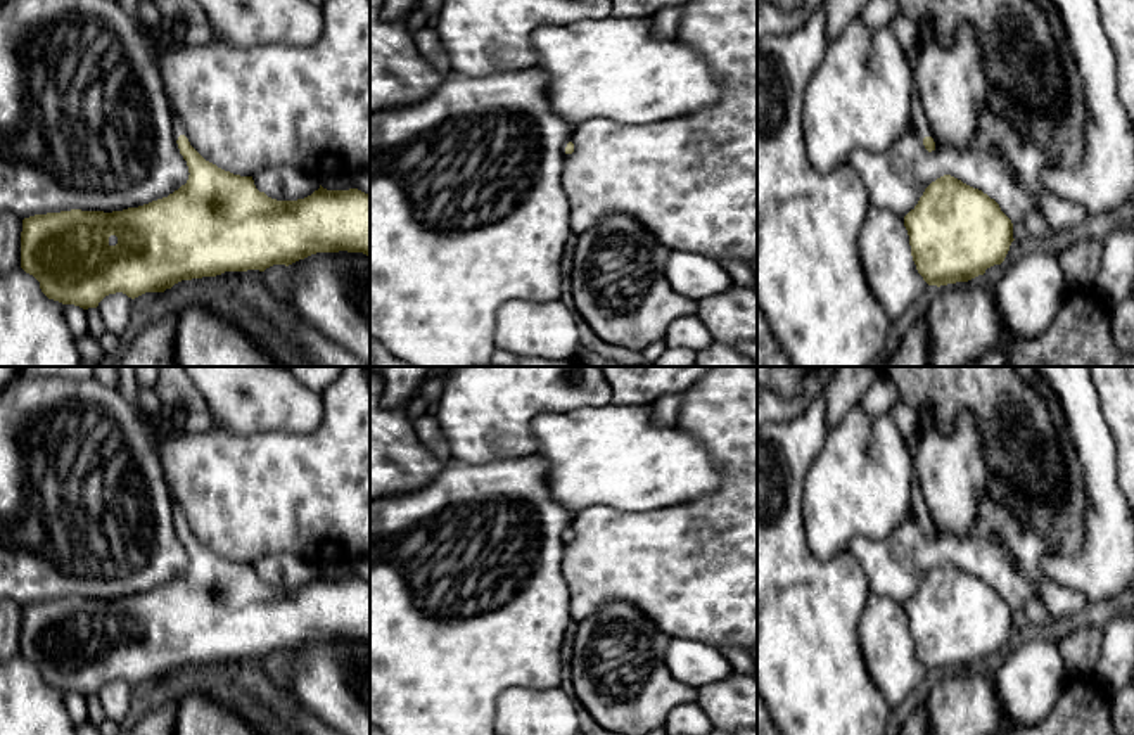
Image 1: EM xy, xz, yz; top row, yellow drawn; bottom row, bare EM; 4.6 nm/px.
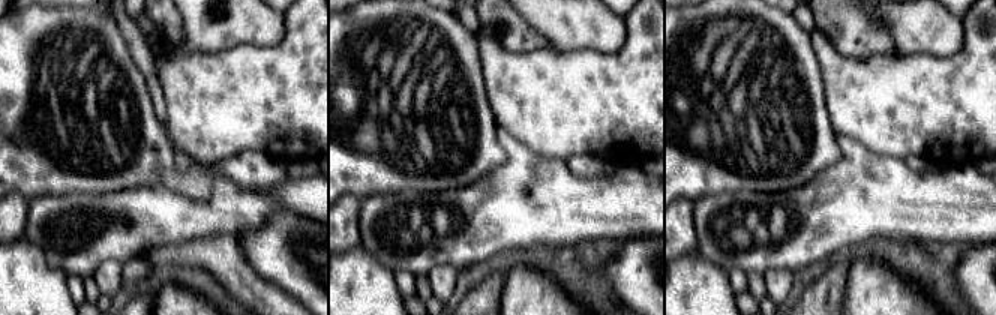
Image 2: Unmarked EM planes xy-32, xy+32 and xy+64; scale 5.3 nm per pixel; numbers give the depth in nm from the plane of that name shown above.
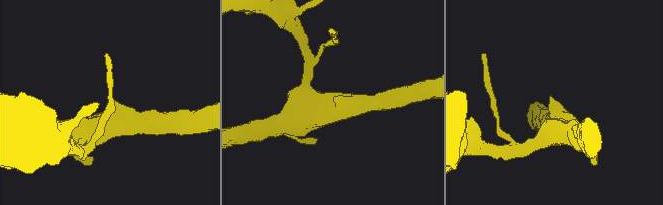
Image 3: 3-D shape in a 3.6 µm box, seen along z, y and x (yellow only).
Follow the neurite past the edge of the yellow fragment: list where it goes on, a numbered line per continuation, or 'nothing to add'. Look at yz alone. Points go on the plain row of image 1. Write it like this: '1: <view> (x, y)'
1: yz (918, 509)

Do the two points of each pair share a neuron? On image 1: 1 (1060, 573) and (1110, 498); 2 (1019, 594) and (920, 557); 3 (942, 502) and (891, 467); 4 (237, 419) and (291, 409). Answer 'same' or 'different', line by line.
1: same
2: same
3: different
4: same

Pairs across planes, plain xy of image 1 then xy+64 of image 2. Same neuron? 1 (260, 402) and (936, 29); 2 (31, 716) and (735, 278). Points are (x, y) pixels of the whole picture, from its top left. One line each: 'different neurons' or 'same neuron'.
1: same neuron
2: different neurons

